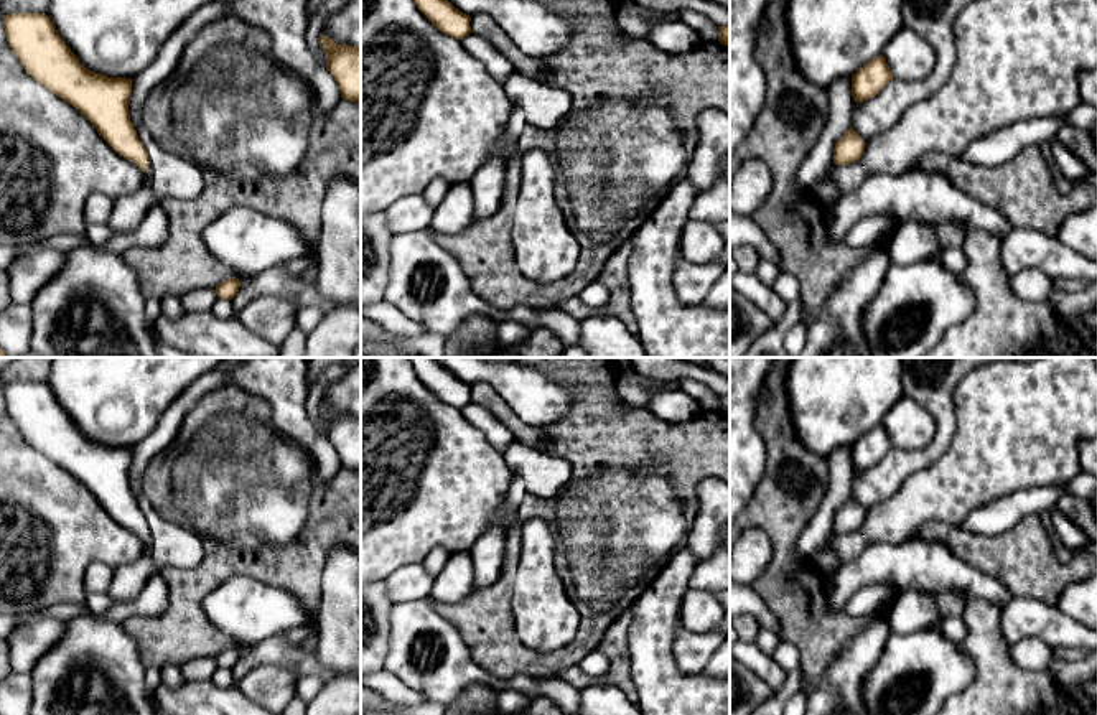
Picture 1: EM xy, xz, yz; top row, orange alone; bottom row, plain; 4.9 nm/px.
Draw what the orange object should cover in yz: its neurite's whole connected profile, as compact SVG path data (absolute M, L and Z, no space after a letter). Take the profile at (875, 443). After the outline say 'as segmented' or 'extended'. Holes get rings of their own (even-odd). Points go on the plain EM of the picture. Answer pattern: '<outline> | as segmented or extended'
M883 423L873 427L852 445L853 470L863 471L875 466L889 450L893 442L886 427Z | as segmented

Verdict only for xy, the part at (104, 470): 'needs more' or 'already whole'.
needs more

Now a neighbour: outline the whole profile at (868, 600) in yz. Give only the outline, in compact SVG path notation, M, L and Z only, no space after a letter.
M871 583L857 590L847 601L843 611L853 618L876 615L883 606L891 605L899 588L893 583Z

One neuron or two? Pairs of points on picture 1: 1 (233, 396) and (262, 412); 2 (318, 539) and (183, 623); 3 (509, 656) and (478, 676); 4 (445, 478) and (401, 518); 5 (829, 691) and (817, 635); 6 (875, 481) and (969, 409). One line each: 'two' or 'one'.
1: one
2: one
3: two
4: one
5: two
6: two

